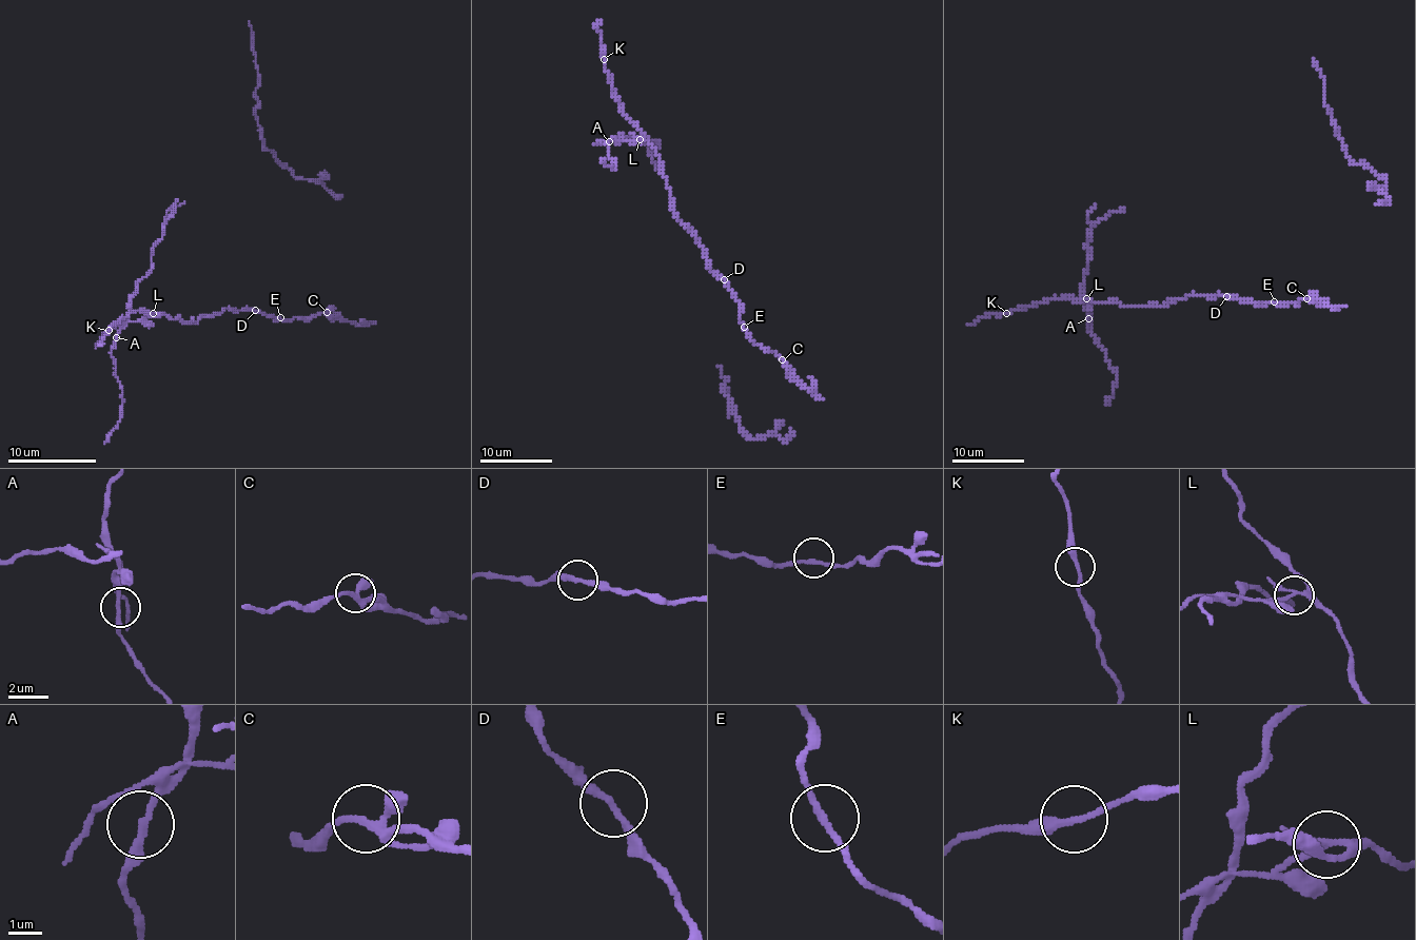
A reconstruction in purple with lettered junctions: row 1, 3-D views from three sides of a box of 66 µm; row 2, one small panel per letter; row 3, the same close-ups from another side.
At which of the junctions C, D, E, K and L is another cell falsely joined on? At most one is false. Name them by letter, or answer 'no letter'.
L

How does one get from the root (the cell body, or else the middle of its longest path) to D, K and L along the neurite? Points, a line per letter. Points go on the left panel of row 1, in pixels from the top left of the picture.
D: (280, 319), (255, 310)
K: (280, 319), (227, 308), (202, 315), (196, 324), (193, 319), (149, 317), (133, 310), (109, 330)
L: (280, 319), (227, 308), (202, 315), (196, 324), (193, 319), (169, 319), (153, 312)

